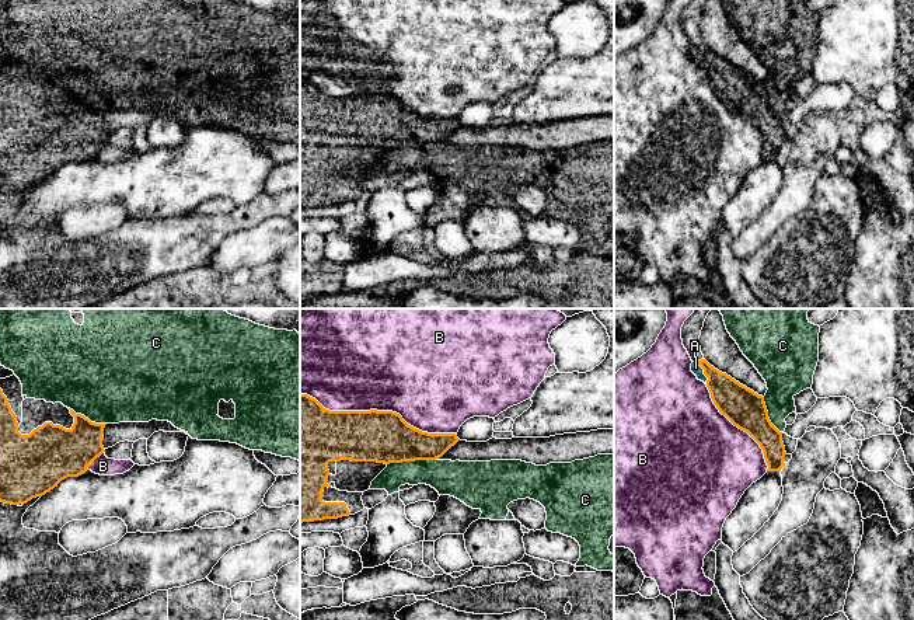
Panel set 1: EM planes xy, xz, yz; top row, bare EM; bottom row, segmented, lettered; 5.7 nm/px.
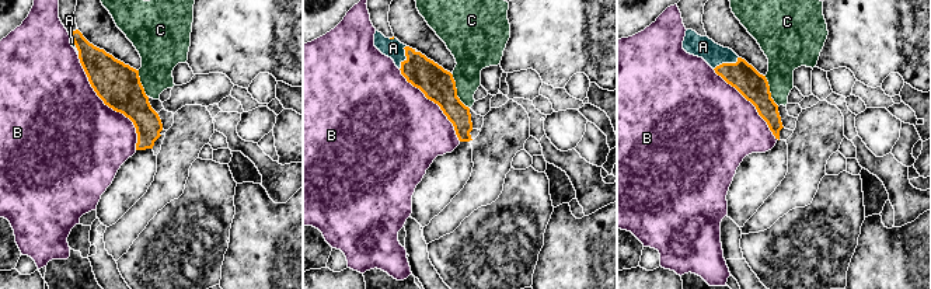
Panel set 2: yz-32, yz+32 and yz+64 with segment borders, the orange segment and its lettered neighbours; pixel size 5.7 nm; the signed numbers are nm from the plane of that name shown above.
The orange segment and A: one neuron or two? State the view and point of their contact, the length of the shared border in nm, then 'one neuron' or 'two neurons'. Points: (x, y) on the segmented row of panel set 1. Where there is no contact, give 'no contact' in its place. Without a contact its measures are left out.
yz (704, 373) | 140 nm | one neuron

